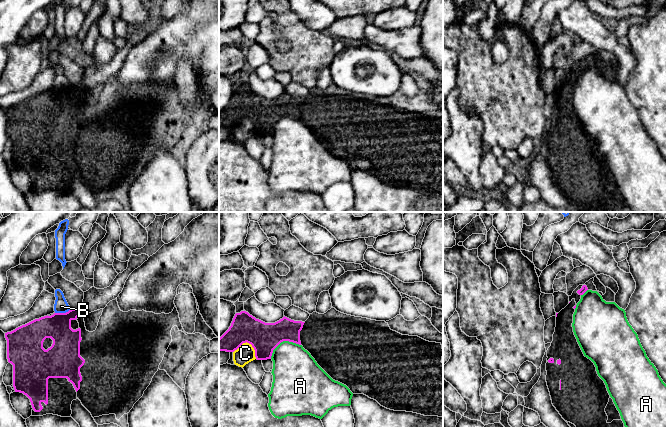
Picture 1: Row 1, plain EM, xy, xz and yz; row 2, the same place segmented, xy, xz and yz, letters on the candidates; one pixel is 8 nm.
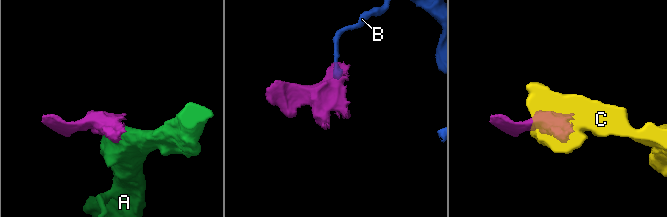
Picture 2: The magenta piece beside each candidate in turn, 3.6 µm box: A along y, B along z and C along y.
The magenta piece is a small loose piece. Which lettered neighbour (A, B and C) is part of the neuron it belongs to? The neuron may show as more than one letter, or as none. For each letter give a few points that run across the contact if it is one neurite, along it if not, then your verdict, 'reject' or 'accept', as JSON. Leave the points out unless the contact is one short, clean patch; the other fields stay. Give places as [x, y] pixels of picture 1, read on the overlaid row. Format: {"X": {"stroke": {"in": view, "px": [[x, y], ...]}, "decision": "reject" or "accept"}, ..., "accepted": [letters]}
{"A": {"decision": "reject"}, "B": {"stroke": {"in": "xy", "px": [[71, 309], [55, 313]]}, "decision": "reject"}, "C": {"decision": "reject"}, "accepted": []}

